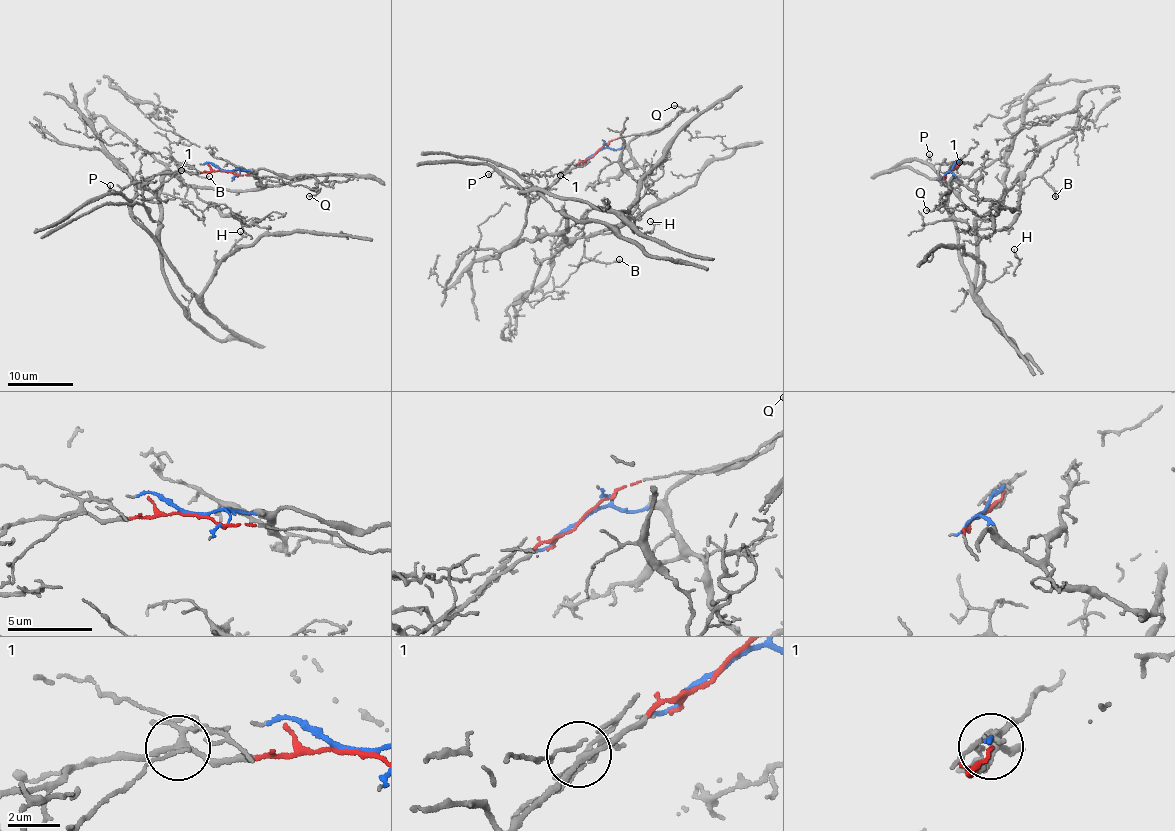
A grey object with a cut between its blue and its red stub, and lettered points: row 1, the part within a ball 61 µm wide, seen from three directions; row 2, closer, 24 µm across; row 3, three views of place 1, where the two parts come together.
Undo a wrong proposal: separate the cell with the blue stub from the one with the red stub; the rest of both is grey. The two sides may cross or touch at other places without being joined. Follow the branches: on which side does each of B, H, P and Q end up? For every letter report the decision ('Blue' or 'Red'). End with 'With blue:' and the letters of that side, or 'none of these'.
B: Blue
H: Red
P: Red
Q: Red
With blue: B

